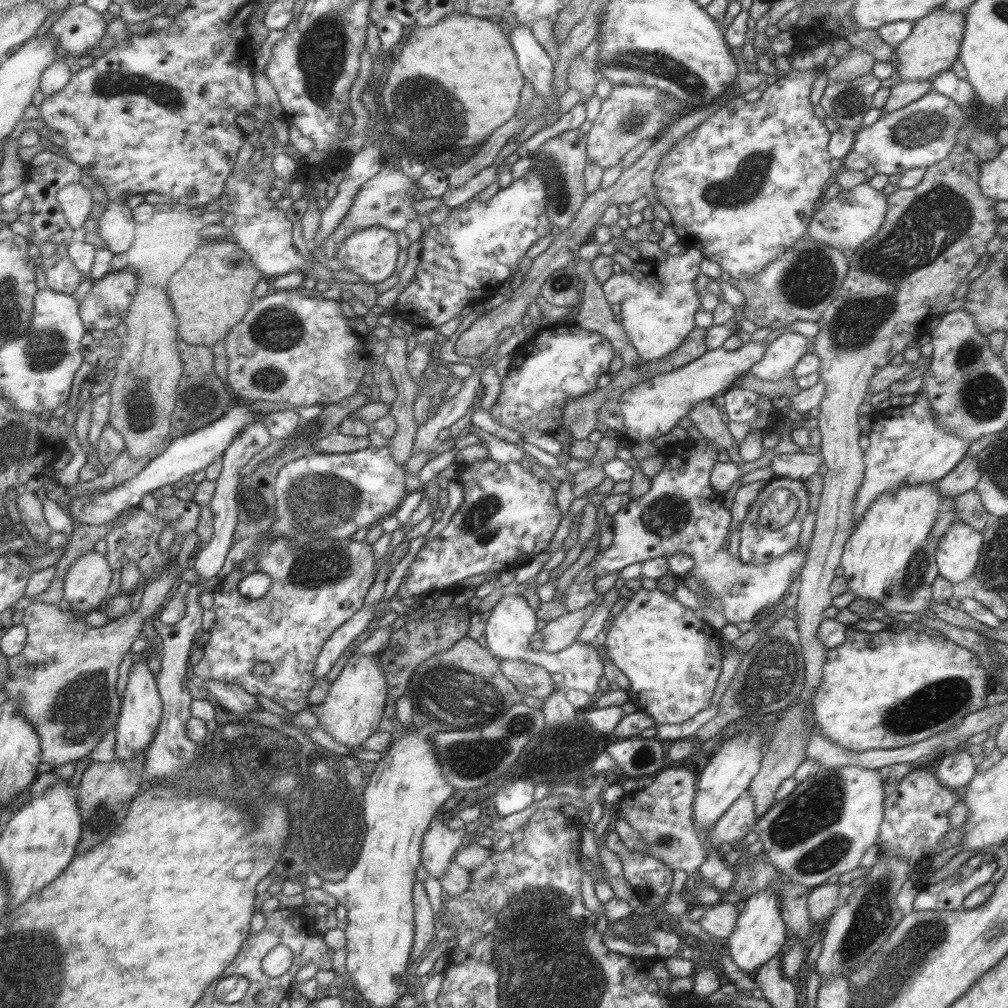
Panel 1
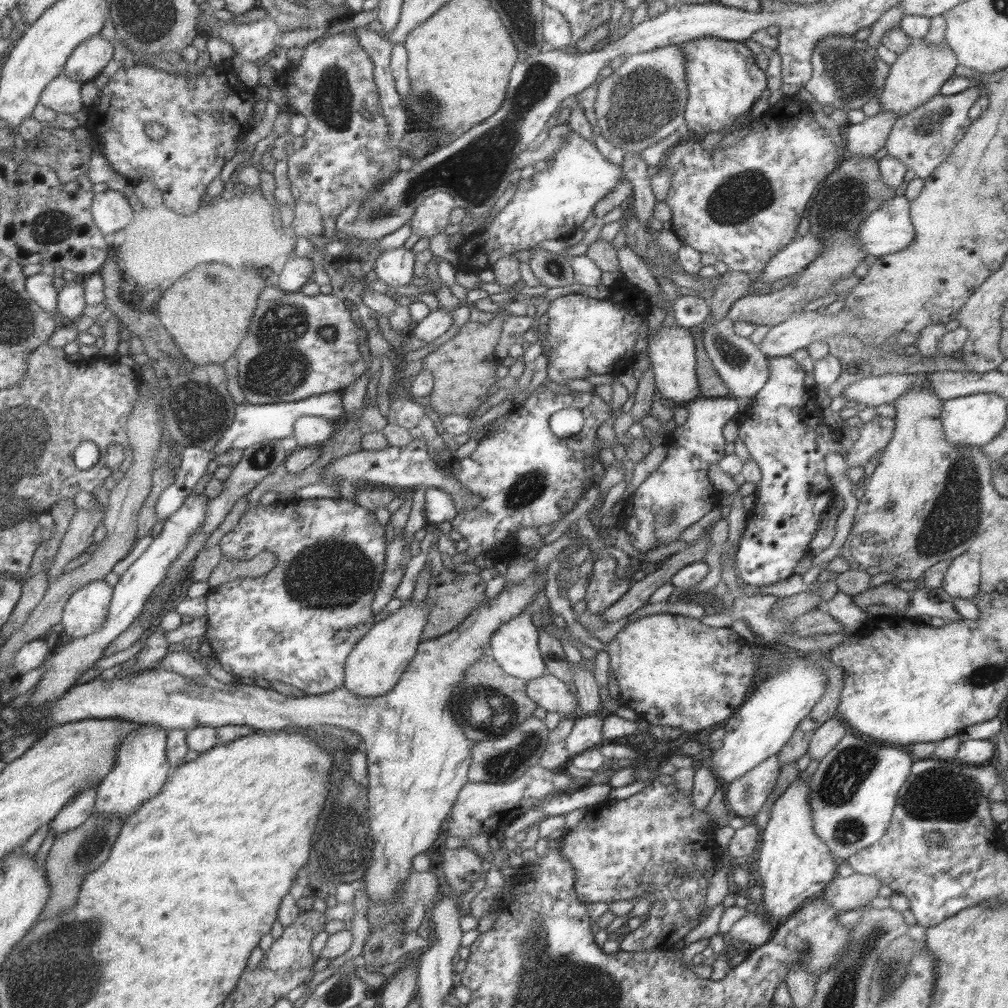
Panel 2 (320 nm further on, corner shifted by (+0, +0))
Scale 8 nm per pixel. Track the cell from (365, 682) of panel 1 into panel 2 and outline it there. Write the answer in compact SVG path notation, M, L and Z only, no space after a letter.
M405 602L396 612L383 620L375 621L367 634L355 643L344 663L343 688L350 690L356 697L371 698L381 696L401 678L416 653L417 645L422 640L421 632L427 622L429 606L421 602Z

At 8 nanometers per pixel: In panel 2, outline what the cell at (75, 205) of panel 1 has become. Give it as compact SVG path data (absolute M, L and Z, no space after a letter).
M115 190L94 194L91 200L91 214L95 226L112 242L117 241L124 228L134 217L127 197Z

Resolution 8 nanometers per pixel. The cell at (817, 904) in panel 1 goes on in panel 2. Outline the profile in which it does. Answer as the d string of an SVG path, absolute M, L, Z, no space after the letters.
M854 872L845 877L834 876L824 888L822 896L836 908L837 912L843 913L869 906L881 885L876 876Z

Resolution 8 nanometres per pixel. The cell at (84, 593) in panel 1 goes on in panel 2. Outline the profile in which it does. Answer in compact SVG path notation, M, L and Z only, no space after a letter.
M103 581L89 582L71 594L62 609L62 639L83 638L99 630L111 598L112 587Z

